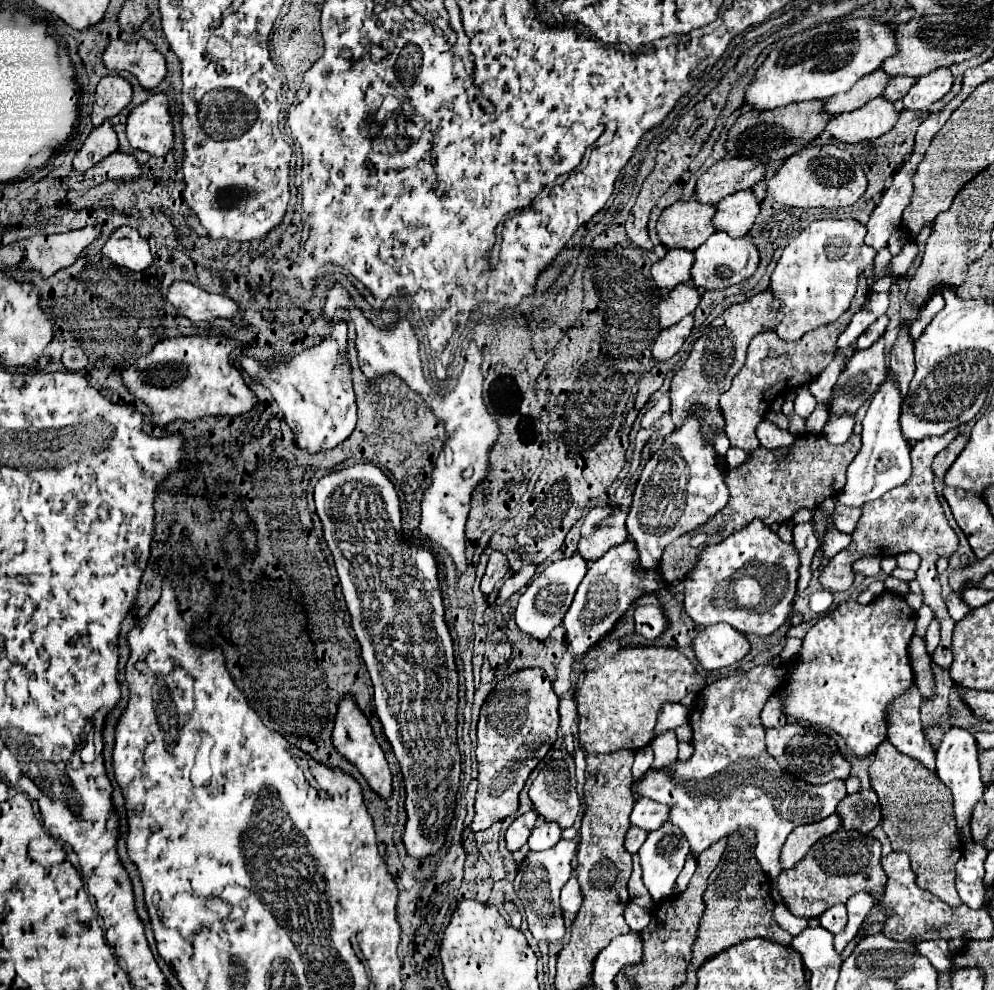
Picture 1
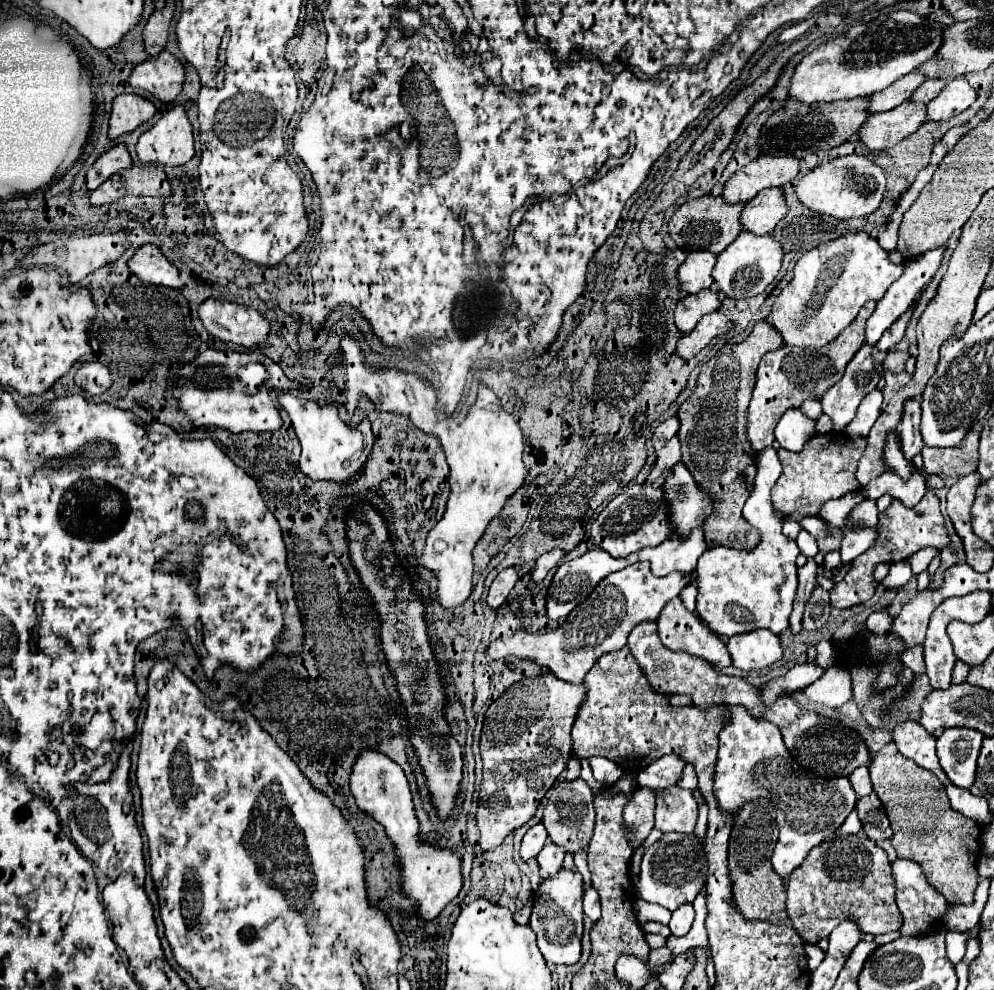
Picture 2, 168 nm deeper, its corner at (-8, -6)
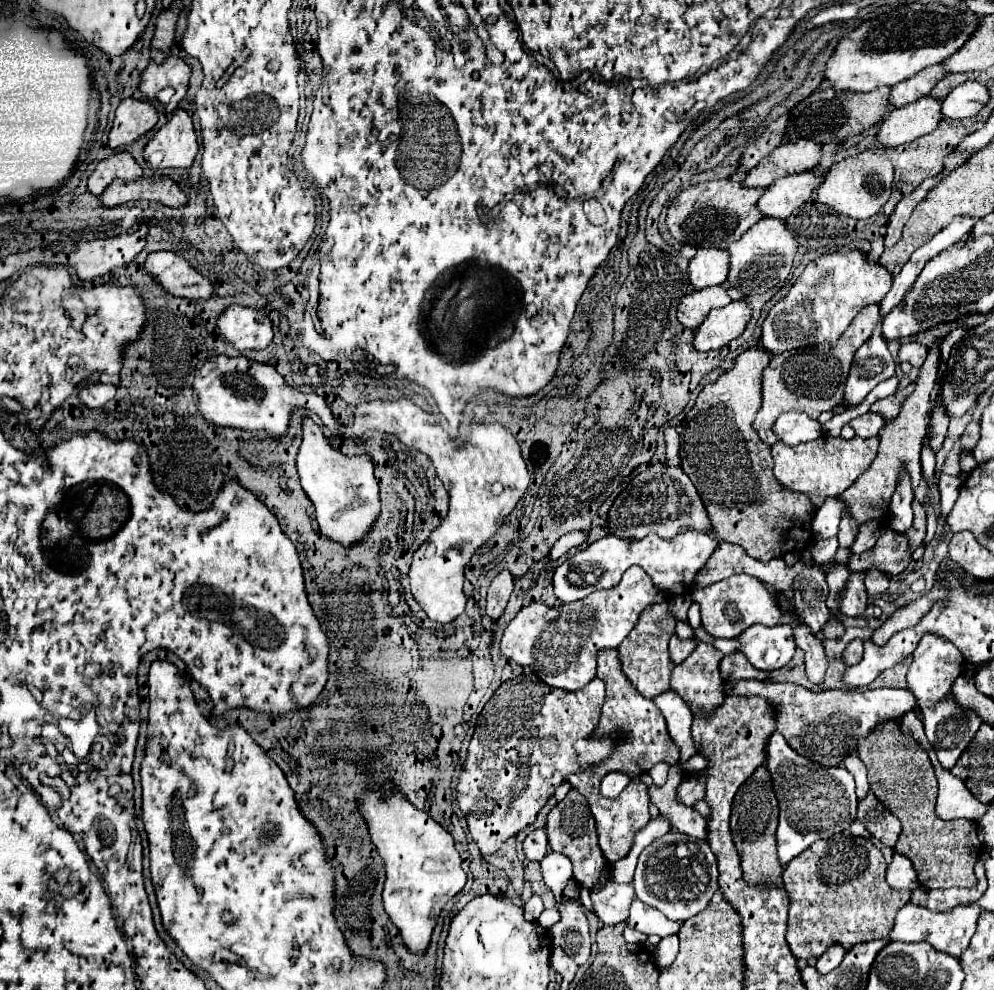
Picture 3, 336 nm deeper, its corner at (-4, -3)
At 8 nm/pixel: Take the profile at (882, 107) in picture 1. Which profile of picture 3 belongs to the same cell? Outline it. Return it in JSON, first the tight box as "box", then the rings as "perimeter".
{"box":[876,97,942,147],"perimeter":[[[922,97],[900,109],[888,111],[888,115],[880,123],[880,131],[876,139],[884,147],[896,147],[900,143],[910,143],[934,131],[940,119],[942,119],[940,101]]]}

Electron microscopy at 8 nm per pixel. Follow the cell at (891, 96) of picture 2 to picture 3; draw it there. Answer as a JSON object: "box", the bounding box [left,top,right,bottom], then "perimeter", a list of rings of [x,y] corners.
{"box":[888,65,946,107],"perimeter":[[[930,65],[930,67],[922,69],[912,79],[906,79],[892,87],[892,91],[888,95],[888,105],[902,107],[906,103],[912,103],[912,101],[928,95],[930,89],[934,87],[934,83],[938,83],[938,79],[942,79],[944,75],[946,75],[946,71],[940,65]]]}

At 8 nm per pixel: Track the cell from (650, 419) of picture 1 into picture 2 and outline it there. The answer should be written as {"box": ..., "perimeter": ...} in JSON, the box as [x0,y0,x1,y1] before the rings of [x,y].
{"box":[652,418,680,450],"perimeter":[[[668,418],[668,420],[664,420],[662,424],[658,424],[658,428],[656,428],[654,436],[652,436],[652,444],[654,444],[654,448],[660,450],[672,436],[676,436],[678,428],[680,428],[678,418]]]}

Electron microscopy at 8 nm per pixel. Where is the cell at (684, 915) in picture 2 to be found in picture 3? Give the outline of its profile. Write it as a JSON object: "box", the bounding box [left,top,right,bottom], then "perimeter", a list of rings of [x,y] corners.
{"box":[654,935,678,967],"perimeter":[[[668,935],[658,943],[654,959],[656,959],[658,967],[664,967],[664,965],[670,965],[674,961],[676,953],[678,953],[678,935]]]}

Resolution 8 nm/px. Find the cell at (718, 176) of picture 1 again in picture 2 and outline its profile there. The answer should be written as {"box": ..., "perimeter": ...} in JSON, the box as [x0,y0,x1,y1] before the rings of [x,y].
{"box":[722,154,800,204],"perimeter":[[[764,154],[758,160],[740,168],[724,186],[722,198],[730,204],[748,202],[760,190],[772,186],[784,186],[800,172],[800,160],[790,156]]]}

